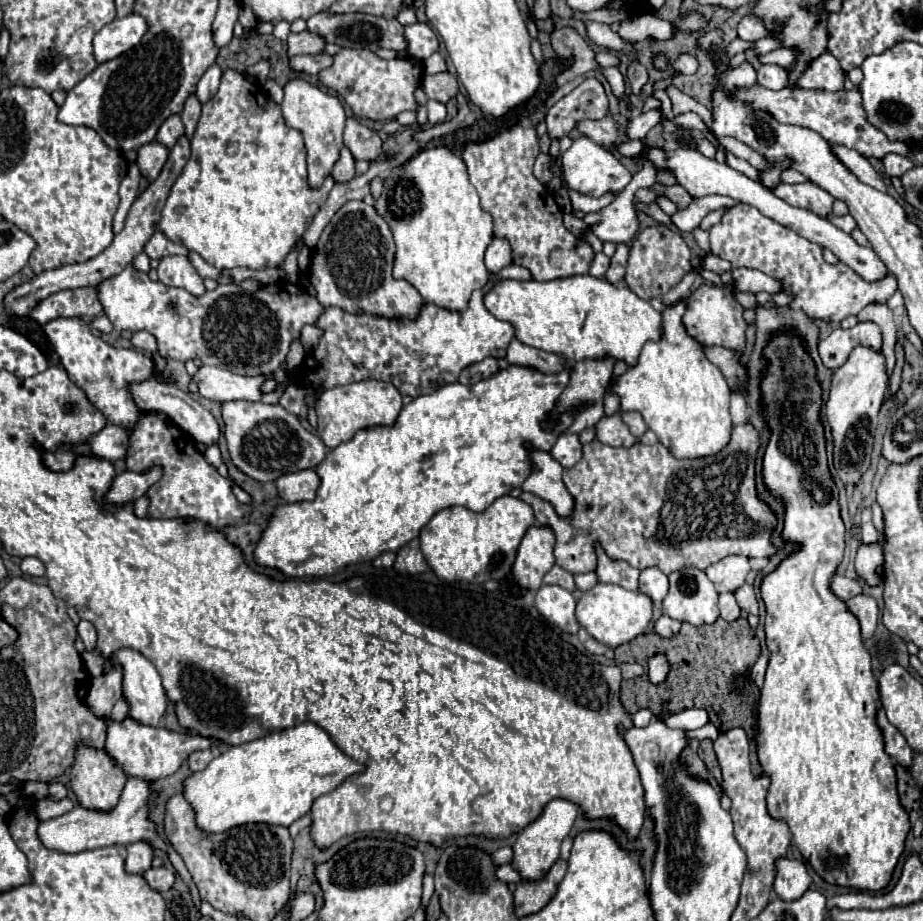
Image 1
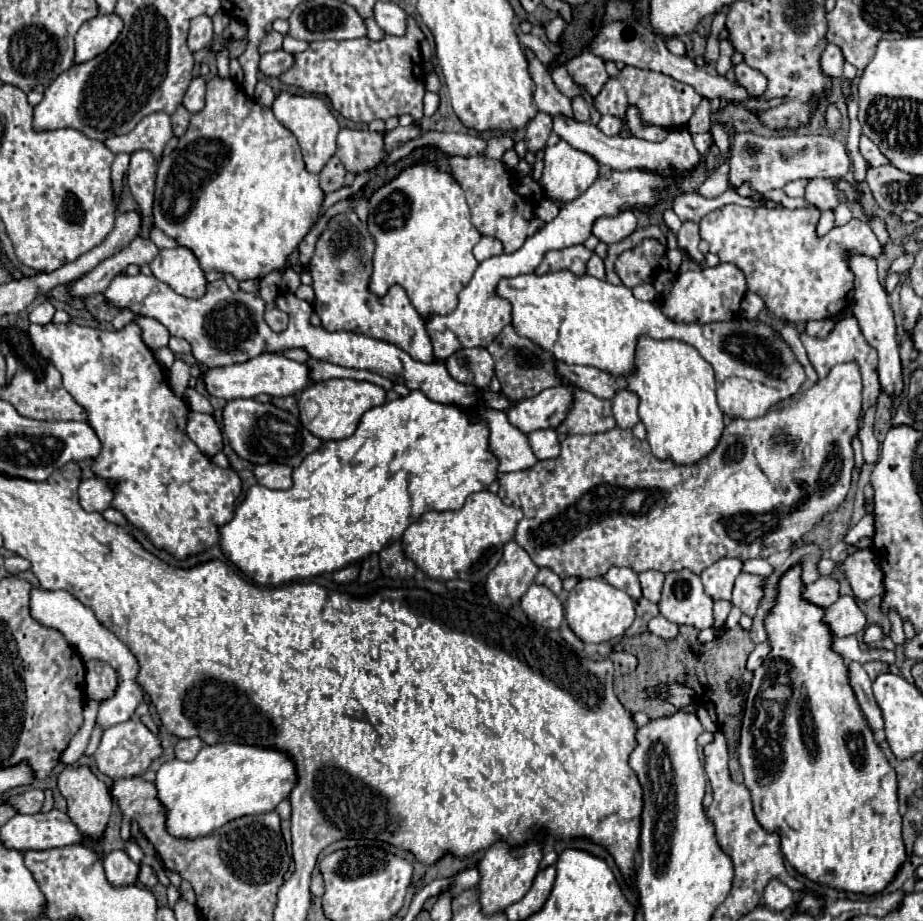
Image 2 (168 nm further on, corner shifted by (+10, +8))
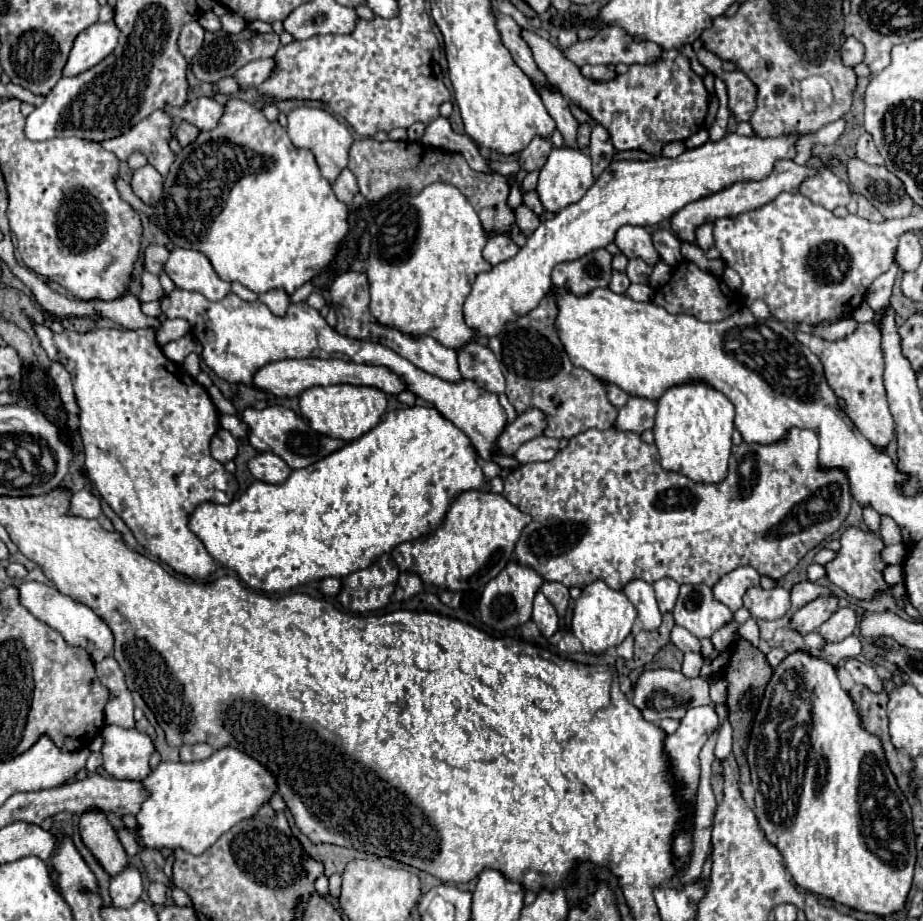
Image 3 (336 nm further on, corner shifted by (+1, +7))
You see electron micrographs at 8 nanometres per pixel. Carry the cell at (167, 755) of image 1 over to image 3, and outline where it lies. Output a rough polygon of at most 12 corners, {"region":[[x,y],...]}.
{"region":[[107,725],[103,767],[143,781],[155,745],[147,733]]}

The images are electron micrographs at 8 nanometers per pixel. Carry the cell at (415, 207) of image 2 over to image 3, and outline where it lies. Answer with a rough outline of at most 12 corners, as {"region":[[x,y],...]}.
{"region":[[451,183],[375,219],[369,309],[459,349],[487,235]]}

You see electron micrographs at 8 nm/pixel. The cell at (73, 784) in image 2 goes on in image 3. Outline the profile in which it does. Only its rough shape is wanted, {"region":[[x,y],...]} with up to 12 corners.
{"region":[[103,811],[81,813],[83,843],[111,877],[129,863]]}

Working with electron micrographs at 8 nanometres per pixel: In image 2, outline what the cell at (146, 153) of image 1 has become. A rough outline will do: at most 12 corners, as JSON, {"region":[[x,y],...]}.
{"region":[[130,156],[128,188],[142,210],[144,238],[152,224],[156,160]]}

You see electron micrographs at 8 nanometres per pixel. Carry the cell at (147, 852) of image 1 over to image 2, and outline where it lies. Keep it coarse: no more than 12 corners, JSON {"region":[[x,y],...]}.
{"region":[[124,850],[104,858],[112,886],[136,884],[138,864]]}

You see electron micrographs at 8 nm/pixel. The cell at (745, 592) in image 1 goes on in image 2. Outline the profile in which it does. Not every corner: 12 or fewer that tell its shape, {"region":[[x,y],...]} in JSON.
{"region":[[742,572],[732,604],[754,616],[764,596],[764,578]]}

